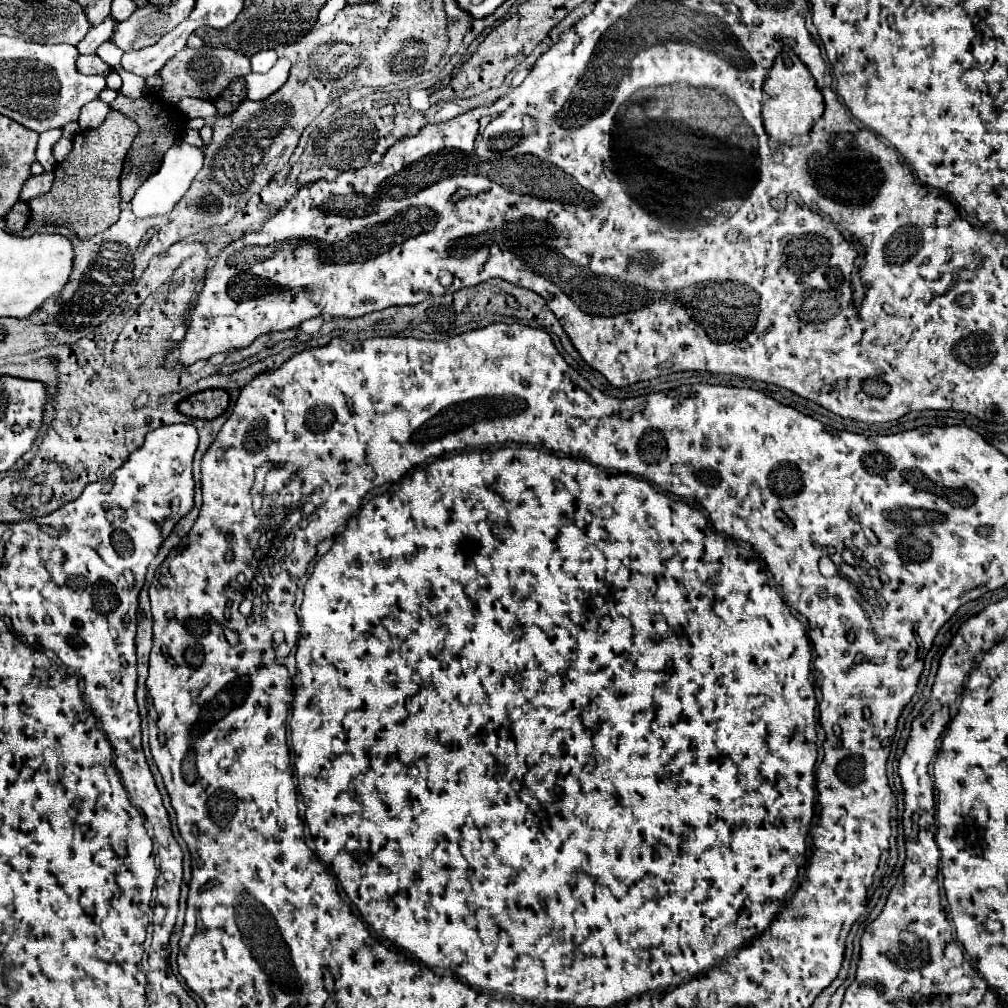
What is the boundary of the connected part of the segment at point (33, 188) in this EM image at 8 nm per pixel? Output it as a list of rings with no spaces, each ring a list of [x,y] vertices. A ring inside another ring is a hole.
[[[41,173],[41,175],[33,175],[27,179],[23,191],[21,191],[21,201],[29,201],[33,197],[39,197],[43,193],[47,193],[53,185],[53,173]]]

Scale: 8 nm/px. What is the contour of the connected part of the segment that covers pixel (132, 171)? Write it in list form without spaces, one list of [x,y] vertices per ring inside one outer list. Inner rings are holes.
[[[117,95],[117,99],[111,103],[111,107],[119,113],[123,113],[125,117],[129,117],[131,121],[135,121],[139,125],[139,133],[125,157],[125,163],[123,163],[123,173],[121,173],[121,179],[119,179],[119,191],[121,191],[121,201],[131,201],[137,187],[147,179],[151,177],[153,173],[159,171],[161,167],[161,161],[163,161],[163,155],[165,151],[179,139],[179,129],[175,125],[169,125],[165,127],[167,121],[171,121],[171,115],[179,115],[177,107],[171,107],[163,101],[159,101],[157,97],[141,97],[141,99],[129,99],[125,95]]]

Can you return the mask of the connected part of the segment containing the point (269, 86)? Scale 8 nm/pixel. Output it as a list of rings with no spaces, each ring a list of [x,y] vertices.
[[[277,59],[273,69],[267,71],[265,75],[249,73],[245,77],[245,81],[247,81],[247,99],[263,101],[269,95],[273,95],[287,81],[289,69],[291,69],[291,61],[289,59]]]

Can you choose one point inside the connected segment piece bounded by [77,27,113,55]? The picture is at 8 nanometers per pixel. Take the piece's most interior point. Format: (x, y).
(90, 43)

